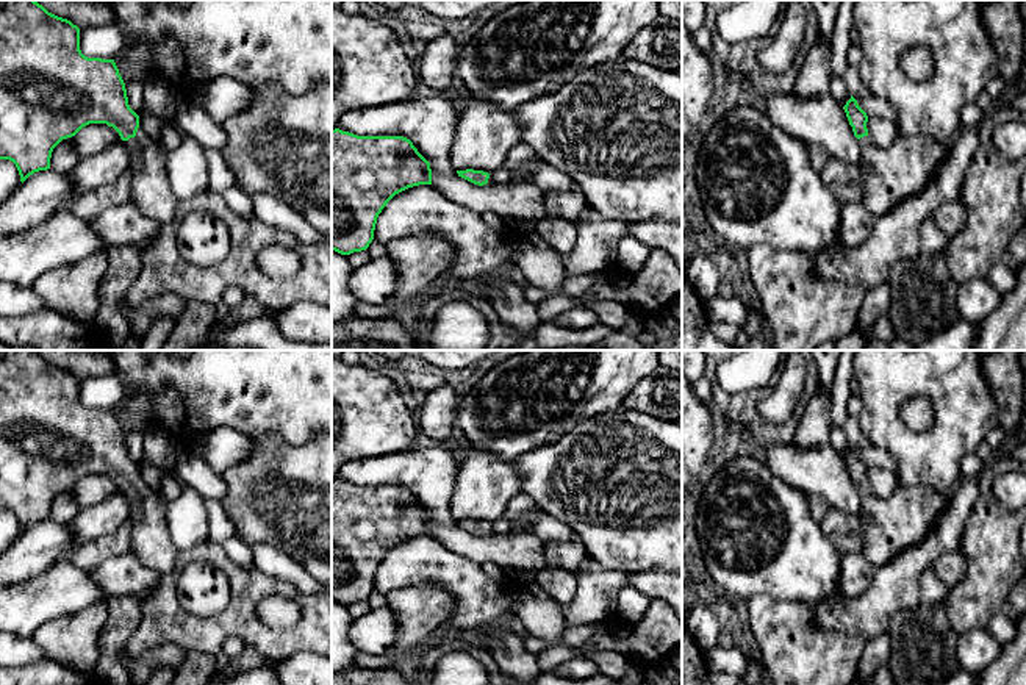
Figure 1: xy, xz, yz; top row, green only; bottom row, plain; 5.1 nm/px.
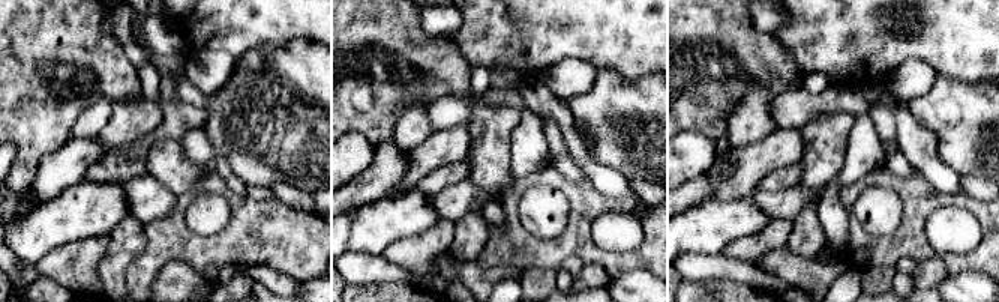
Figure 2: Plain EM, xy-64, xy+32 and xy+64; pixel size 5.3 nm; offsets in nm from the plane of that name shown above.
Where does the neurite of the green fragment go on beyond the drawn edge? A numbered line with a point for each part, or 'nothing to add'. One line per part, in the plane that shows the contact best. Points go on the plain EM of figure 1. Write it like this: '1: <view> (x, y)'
1: xy (150, 541)

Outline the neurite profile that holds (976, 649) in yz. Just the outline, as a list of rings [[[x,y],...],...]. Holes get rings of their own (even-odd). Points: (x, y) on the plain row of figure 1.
[[[971,629],[959,635],[956,657],[960,669],[984,672],[1001,655],[1003,644],[987,629]]]

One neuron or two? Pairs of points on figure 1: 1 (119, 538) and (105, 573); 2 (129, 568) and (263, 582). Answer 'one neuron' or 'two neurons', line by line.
1: two neurons
2: two neurons

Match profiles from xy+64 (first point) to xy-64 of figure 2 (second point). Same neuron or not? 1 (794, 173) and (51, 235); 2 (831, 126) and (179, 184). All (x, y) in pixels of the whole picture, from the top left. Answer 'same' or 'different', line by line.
1: different
2: same

